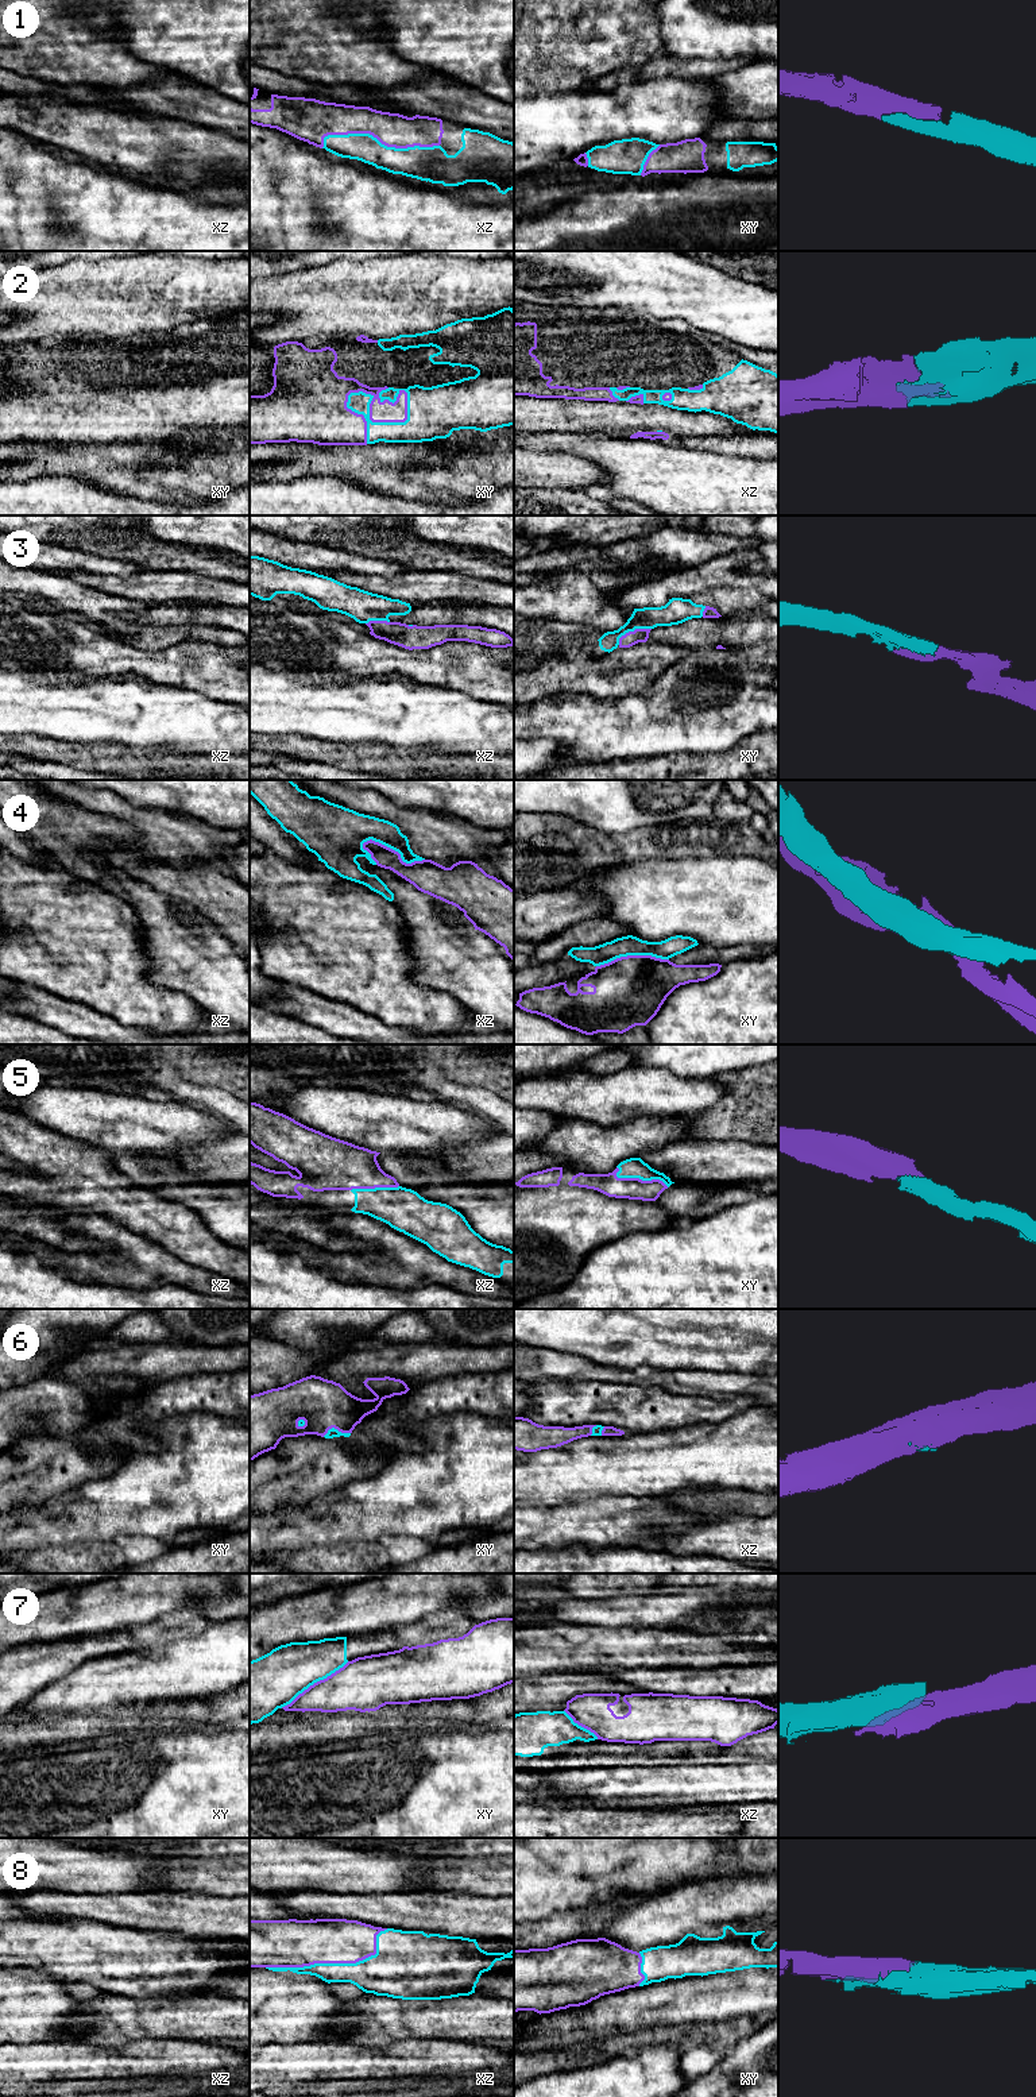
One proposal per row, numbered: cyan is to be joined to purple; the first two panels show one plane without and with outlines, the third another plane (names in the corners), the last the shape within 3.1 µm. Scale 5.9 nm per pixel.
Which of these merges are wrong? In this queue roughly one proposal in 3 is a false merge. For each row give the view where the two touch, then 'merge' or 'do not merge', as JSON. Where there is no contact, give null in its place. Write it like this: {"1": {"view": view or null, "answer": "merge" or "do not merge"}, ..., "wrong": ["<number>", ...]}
{"1": {"view": "xz", "answer": "merge"}, "2": {"view": "xy", "answer": "merge"}, "3": {"view": "xy", "answer": "merge"}, "4": {"view": "xz", "answer": "do not merge"}, "5": {"view": "xy", "answer": "merge"}, "6": {"view": "xy", "answer": "merge"}, "7": {"view": "xy", "answer": "do not merge"}, "8": {"view": "xz", "answer": "merge"}, "wrong": ["4", "7"]}

